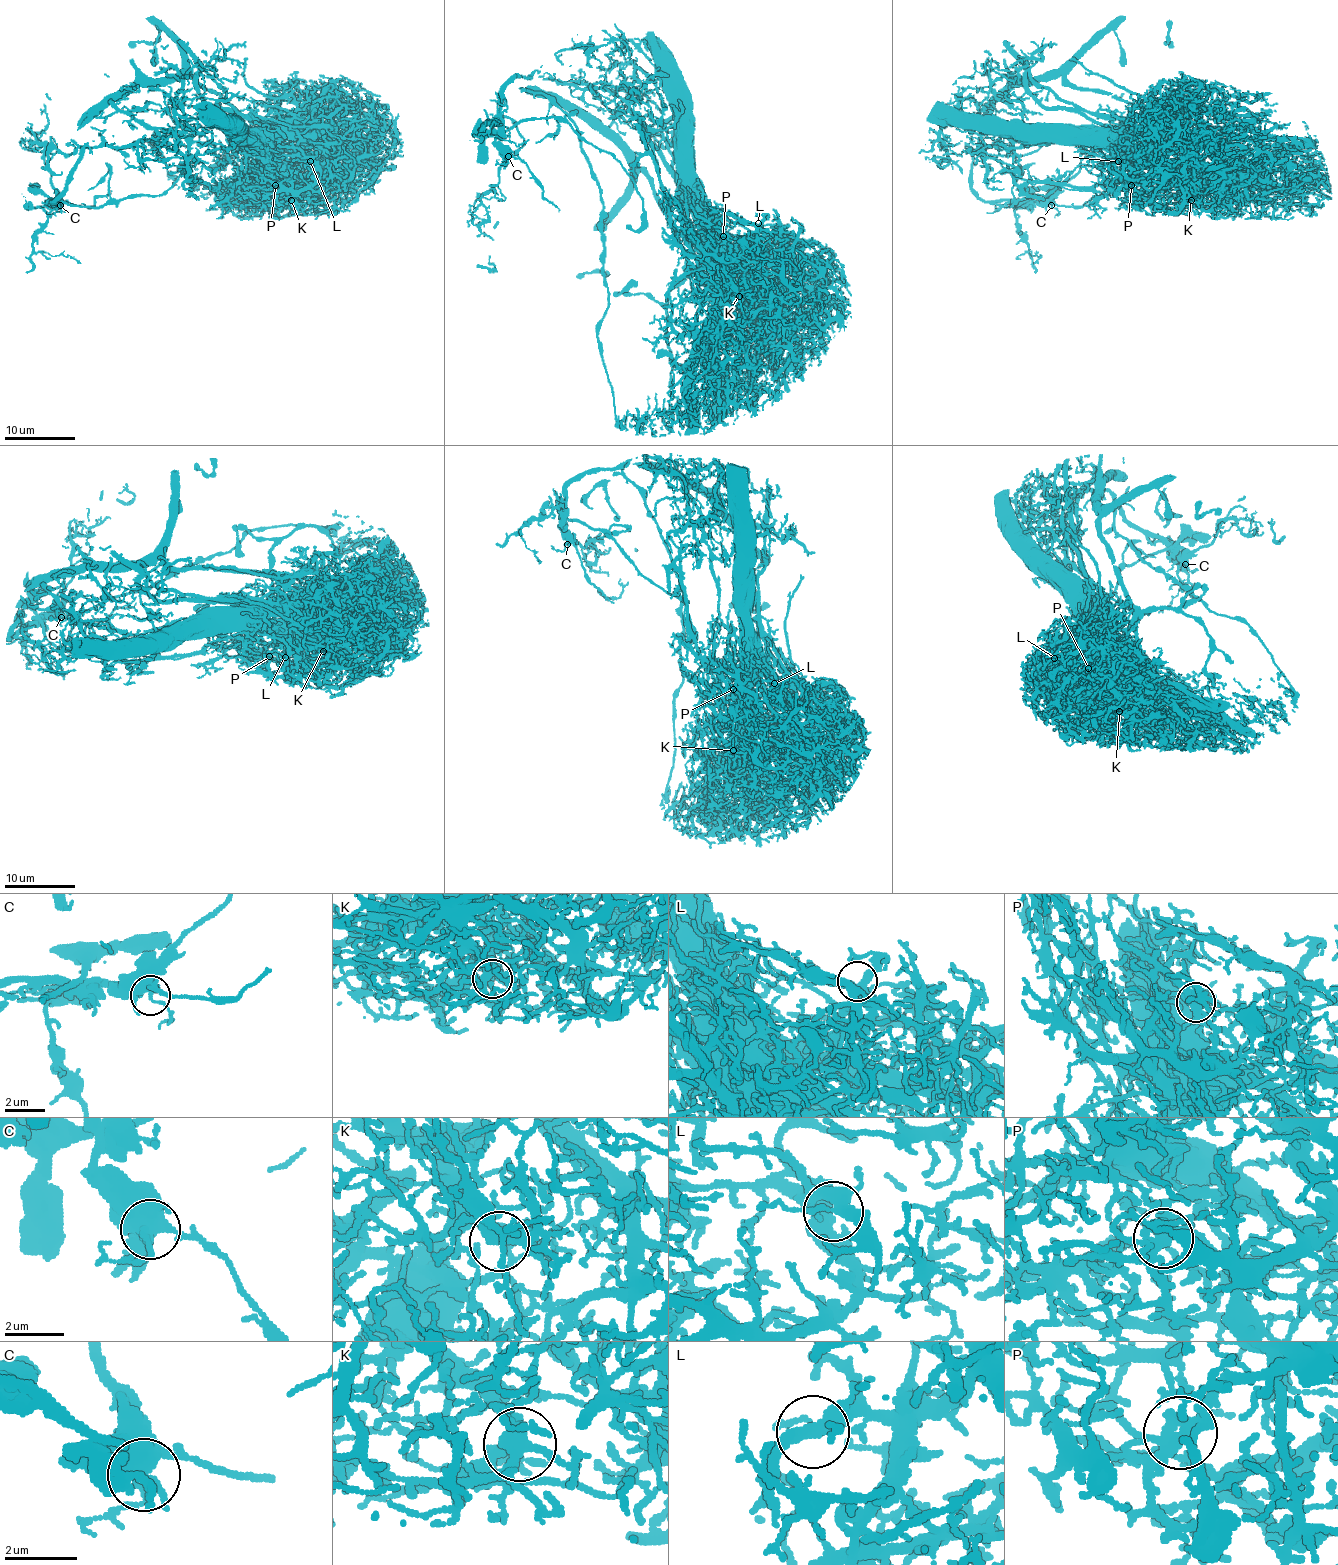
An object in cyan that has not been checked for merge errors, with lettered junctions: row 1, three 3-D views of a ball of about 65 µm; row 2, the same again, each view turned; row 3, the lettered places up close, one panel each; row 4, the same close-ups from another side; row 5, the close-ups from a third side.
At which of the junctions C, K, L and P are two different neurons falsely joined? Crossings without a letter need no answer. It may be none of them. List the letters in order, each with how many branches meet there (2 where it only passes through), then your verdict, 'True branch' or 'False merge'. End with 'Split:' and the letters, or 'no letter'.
C: Branches: 4. True branch
K: Branches: 5. True branch
L: Branches: 4. True branch
P: Branches: 6. False merge
Split: P

